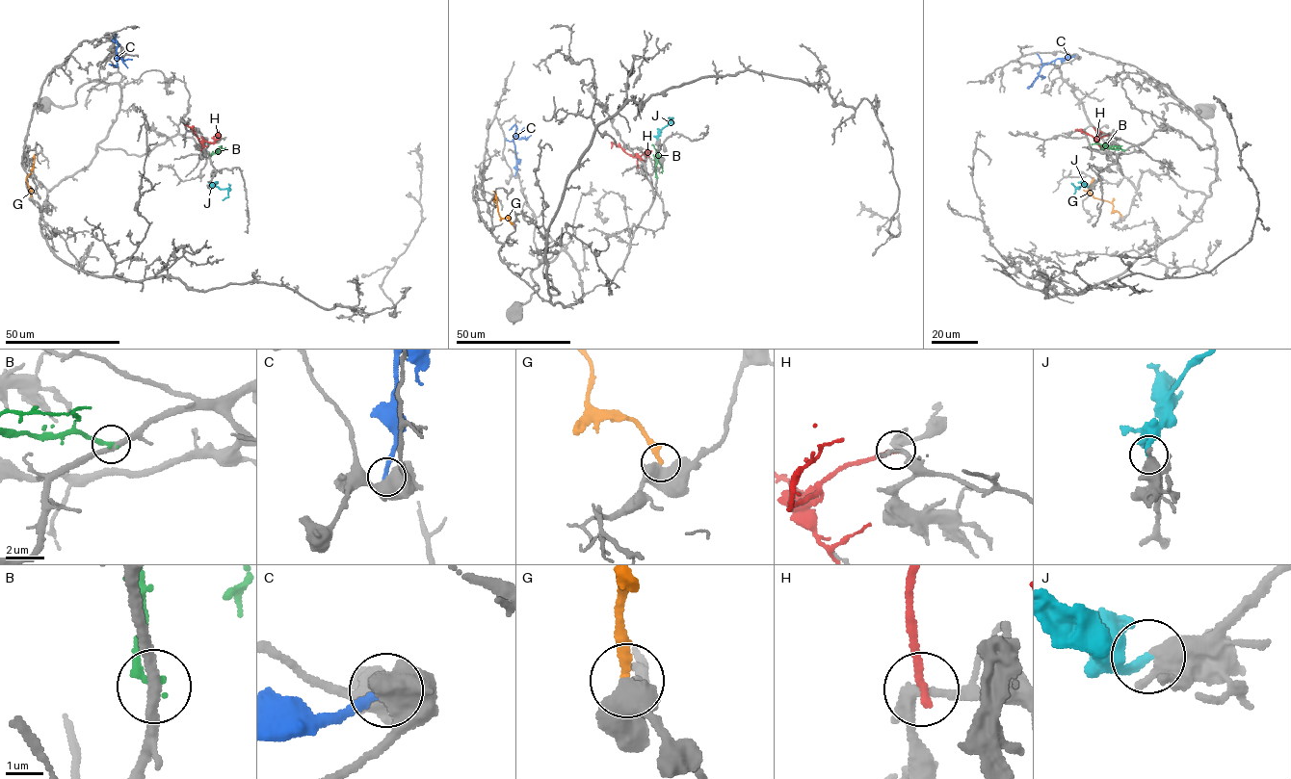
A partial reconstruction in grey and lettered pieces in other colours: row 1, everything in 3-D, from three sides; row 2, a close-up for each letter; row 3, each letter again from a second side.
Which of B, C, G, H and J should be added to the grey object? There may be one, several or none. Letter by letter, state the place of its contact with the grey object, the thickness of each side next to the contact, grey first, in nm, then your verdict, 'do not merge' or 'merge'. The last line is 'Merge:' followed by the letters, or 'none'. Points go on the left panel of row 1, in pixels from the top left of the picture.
B: (210, 155) | 280/240 nm | do not merge
C: (112, 39) | 440/240 nm | do not merge
G: (30, 196) | 550/280 nm | do not merge
H: (201, 137) | 260/240 nm | do not merge
J: (210, 186) | 400/280 nm | merge
Merge: J

